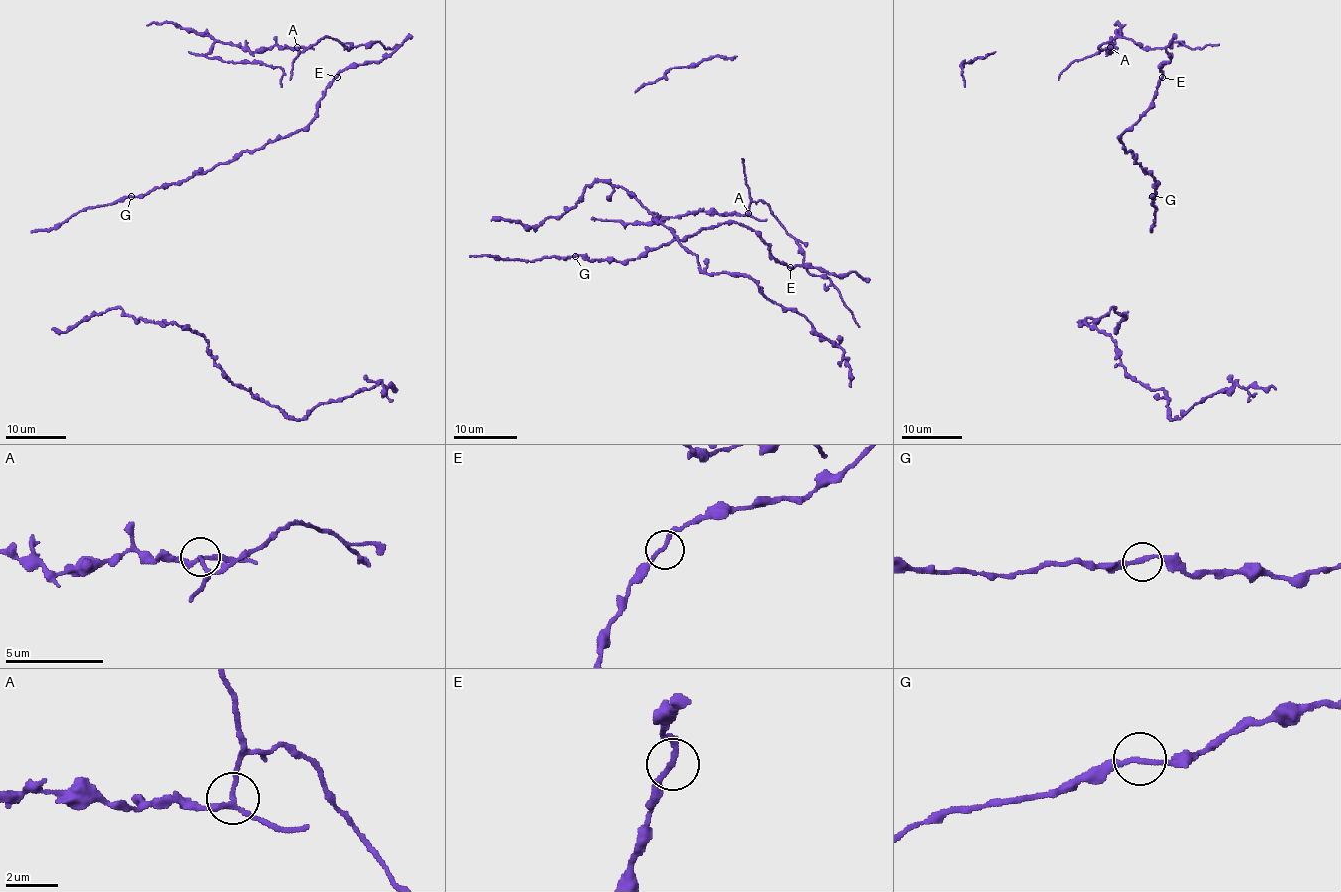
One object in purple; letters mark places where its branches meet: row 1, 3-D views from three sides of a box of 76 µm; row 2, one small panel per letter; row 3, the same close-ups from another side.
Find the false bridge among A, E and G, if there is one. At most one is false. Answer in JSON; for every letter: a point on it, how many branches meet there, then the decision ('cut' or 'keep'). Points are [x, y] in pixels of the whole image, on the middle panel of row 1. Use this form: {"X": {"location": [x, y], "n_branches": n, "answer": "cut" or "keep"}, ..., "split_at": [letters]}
{"A": {"location": [748, 213], "n_branches": 3, "answer": "cut"}, "E": {"location": [790, 267], "n_branches": 2, "answer": "keep"}, "G": {"location": [575, 256], "n_branches": 2, "answer": "keep"}, "split_at": ["A"]}

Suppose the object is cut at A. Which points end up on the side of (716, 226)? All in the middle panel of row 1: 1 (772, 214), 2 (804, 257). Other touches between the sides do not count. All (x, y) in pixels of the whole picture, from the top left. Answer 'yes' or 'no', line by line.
1: no
2: no

